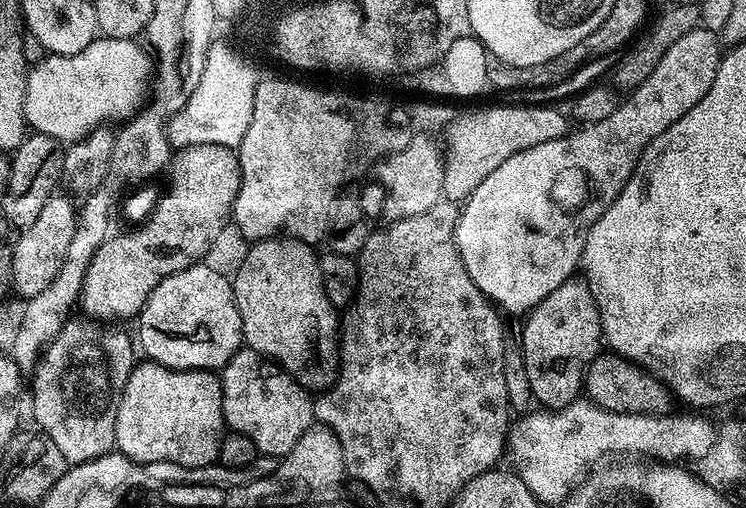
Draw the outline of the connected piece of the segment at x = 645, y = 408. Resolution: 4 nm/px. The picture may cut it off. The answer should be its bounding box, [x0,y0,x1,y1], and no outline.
[583,350,674,416]

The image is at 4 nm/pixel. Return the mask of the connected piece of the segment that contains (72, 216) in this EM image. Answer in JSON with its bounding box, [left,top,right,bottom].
[10,194,77,298]

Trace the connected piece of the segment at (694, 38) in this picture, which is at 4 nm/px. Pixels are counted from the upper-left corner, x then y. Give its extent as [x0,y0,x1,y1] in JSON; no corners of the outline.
[456,28,717,313]

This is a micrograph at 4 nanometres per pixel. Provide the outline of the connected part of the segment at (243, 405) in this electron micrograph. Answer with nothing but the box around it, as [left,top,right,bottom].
[219,346,314,458]

